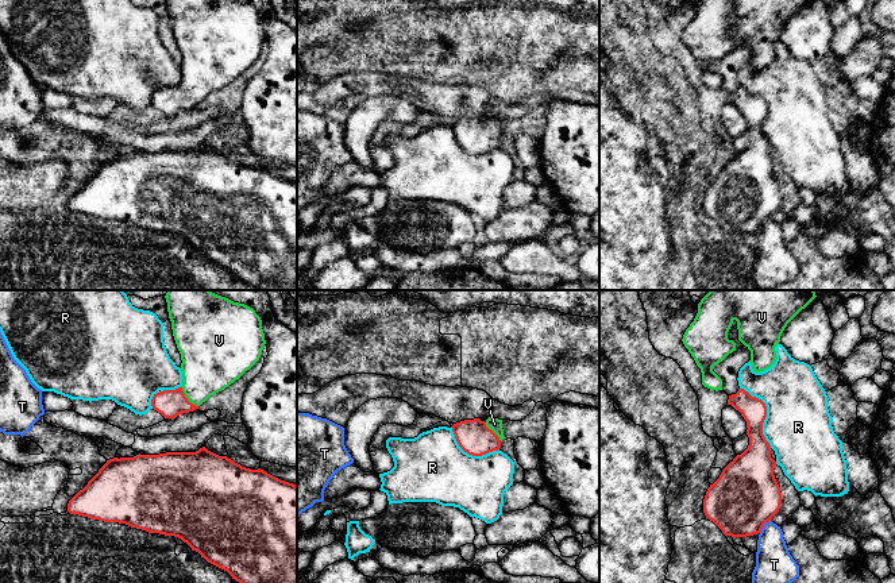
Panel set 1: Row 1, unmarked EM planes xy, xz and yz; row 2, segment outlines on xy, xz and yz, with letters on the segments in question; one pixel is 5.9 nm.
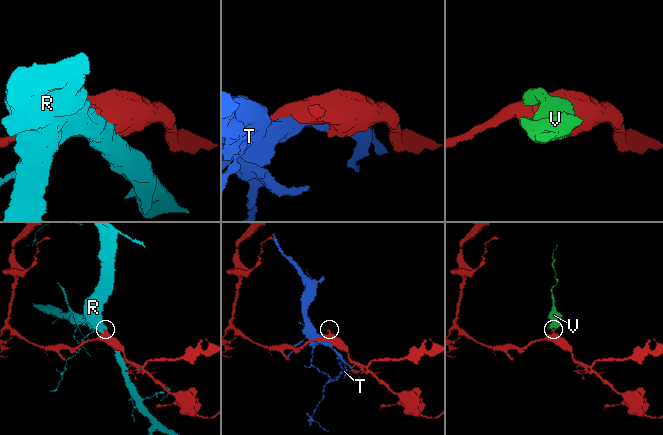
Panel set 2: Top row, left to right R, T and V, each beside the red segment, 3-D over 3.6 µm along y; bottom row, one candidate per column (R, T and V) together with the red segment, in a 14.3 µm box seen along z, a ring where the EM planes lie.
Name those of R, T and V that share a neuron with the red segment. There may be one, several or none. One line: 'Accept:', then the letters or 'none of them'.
Accept: V

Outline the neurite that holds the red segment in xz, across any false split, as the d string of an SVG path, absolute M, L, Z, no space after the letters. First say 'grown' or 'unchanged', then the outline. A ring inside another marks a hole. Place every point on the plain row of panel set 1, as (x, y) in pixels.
grown; M489 115L486 119L479 116L464 117L454 121L452 130L459 144L472 154L482 154L498 148L504 134L502 117Z

